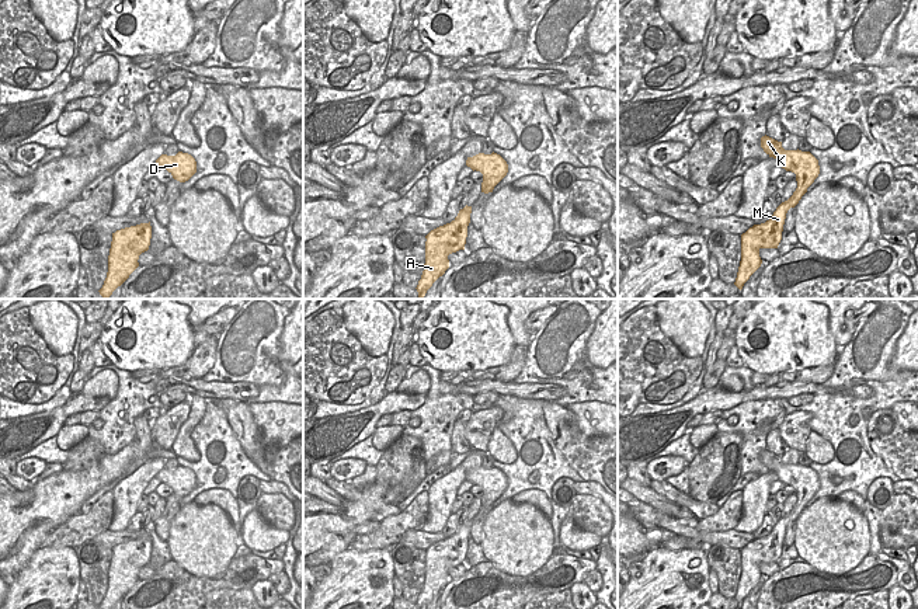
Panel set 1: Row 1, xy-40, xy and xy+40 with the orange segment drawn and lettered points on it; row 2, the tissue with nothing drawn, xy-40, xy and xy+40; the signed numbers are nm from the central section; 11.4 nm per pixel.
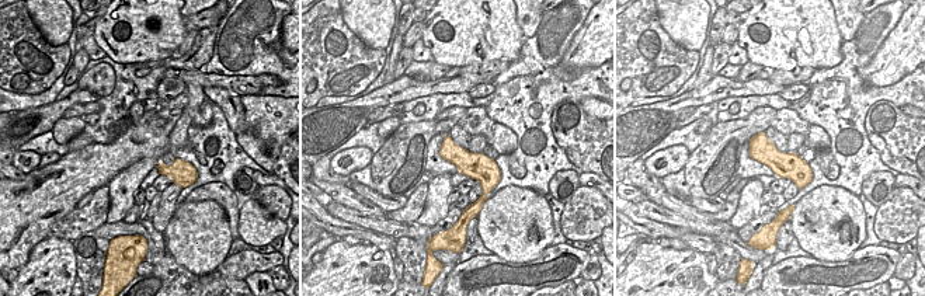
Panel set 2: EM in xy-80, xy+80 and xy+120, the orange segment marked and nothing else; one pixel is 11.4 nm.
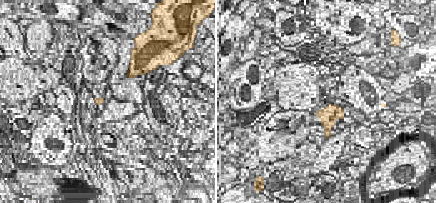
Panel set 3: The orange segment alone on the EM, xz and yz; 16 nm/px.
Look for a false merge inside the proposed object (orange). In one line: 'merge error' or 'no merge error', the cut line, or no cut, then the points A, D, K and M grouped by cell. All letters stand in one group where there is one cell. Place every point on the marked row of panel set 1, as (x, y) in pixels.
no merge error; no cut; A D K M

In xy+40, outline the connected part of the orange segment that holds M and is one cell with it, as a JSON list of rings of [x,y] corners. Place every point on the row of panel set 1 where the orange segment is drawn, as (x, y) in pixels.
[[[766,135],[761,138],[761,147],[769,157],[778,160],[779,167],[796,174],[797,188],[787,201],[776,208],[769,220],[754,225],[741,234],[741,261],[734,282],[740,290],[762,264],[759,250],[778,248],[787,210],[799,203],[820,174],[818,160],[810,152],[785,150],[782,142]]]

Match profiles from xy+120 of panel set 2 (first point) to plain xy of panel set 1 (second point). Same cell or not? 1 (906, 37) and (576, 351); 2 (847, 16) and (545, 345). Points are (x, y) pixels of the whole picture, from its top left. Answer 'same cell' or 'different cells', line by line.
1: different cells
2: different cells

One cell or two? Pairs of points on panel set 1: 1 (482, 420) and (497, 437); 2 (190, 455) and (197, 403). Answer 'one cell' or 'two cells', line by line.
1: two cells
2: one cell

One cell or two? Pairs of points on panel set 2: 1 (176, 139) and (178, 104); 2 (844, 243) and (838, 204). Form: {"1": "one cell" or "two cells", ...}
{"1": "two cells", "2": "one cell"}

